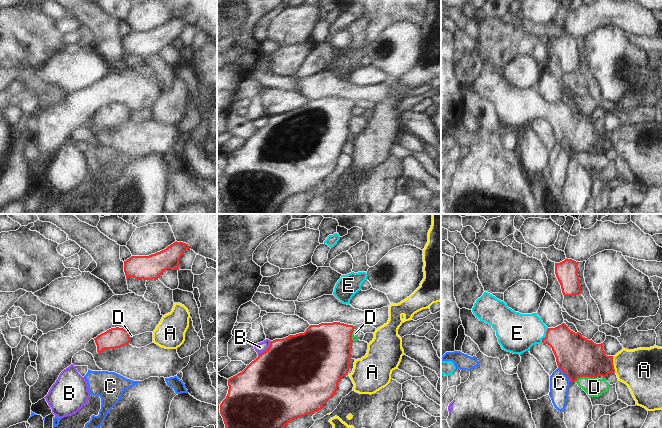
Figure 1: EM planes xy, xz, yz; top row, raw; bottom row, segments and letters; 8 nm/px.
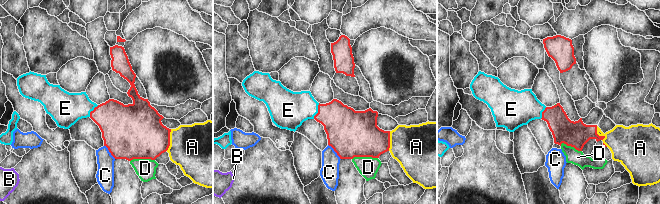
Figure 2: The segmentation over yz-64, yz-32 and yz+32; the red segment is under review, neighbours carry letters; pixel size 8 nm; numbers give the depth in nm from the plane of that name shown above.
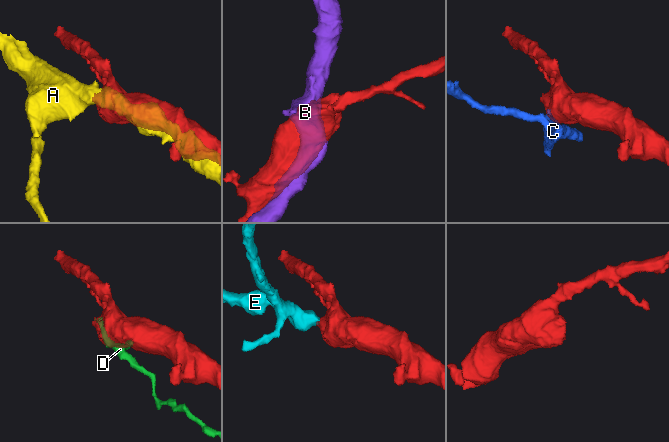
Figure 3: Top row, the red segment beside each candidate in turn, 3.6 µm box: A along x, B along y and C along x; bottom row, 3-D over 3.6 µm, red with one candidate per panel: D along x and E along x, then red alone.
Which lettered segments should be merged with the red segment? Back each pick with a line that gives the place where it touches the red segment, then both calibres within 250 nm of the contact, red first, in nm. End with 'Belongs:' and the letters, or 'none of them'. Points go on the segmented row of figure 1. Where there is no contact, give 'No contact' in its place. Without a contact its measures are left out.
E: Touches red at yz (546, 335). Thickness 280 nm (red) against 320 nm
Belongs: E

